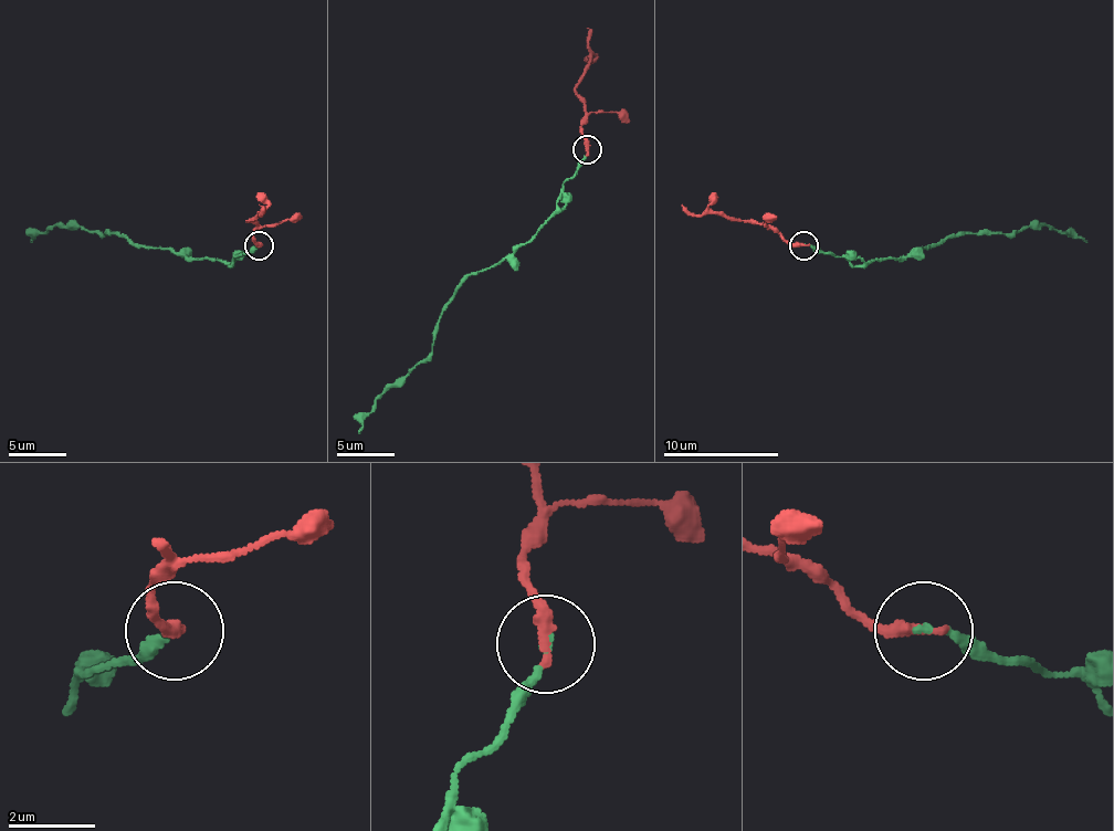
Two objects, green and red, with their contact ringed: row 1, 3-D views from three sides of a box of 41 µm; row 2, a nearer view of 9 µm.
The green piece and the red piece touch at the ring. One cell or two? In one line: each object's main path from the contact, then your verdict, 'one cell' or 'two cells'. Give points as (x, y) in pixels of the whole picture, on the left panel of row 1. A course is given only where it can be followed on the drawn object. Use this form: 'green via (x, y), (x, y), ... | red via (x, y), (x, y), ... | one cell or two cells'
green via (260, 244), (231, 262), (138, 248), (127, 235), (54, 224), (31, 241) | red via (260, 244), (254, 241), (256, 224), (249, 221), (263, 212), (260, 216), (260, 203) | two cells

